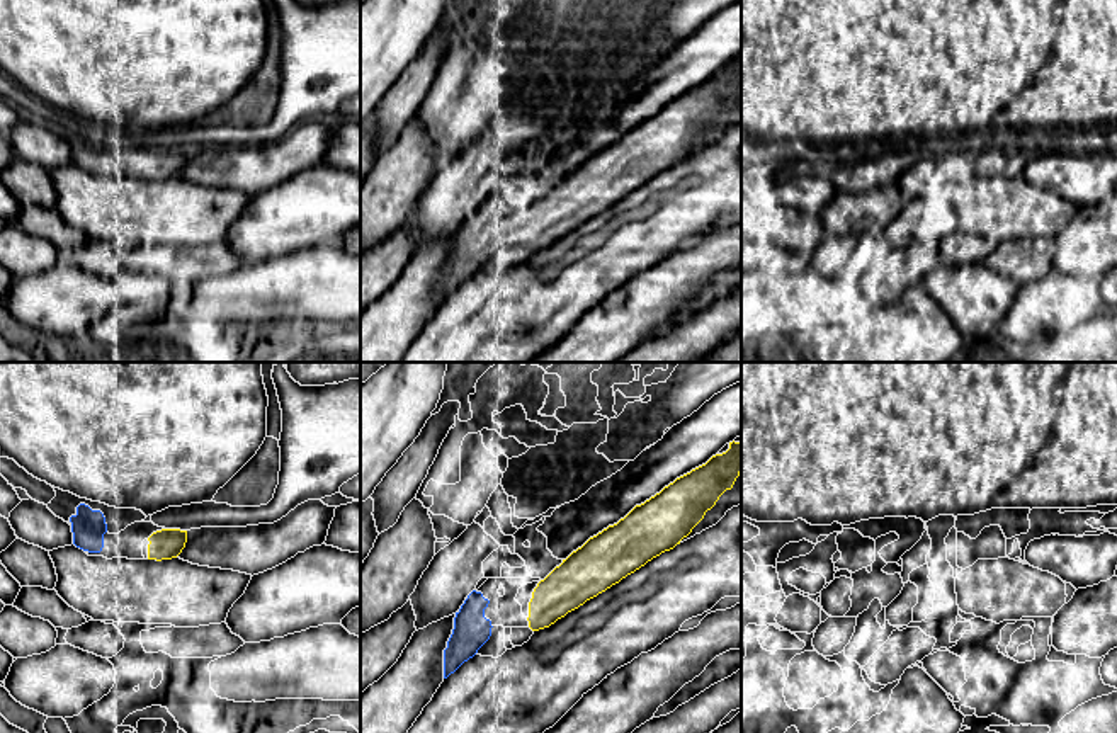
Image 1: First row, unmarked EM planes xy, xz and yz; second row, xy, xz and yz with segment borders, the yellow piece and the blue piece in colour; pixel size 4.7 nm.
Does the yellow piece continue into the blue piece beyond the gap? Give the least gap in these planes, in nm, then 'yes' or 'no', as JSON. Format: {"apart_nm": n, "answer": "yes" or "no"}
{"apart_nm": 170, "answer": "yes"}

